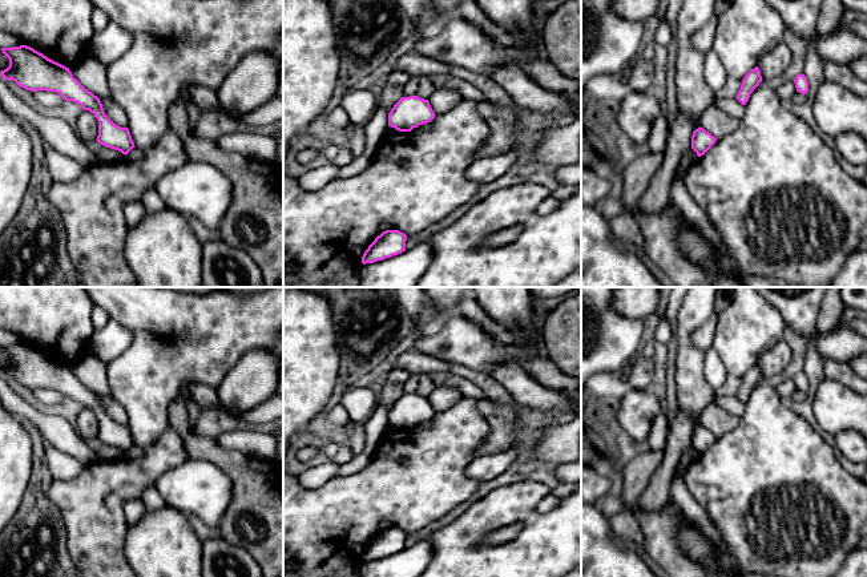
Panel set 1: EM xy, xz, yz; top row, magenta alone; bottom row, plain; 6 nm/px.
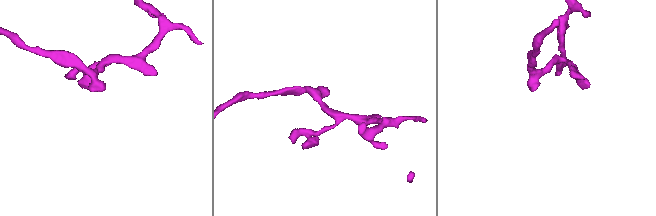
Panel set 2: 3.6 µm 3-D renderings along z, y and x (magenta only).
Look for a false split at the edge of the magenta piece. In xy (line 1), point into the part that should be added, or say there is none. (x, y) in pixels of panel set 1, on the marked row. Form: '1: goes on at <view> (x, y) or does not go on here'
1: does not go on here

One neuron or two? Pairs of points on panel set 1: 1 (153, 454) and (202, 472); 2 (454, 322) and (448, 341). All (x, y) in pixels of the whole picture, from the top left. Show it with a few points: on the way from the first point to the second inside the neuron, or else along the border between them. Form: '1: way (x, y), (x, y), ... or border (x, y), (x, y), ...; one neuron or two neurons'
1: border (189, 458), (181, 464), (166, 469), (156, 483); two neurons
2: way (454, 326), (452, 337); one neuron

